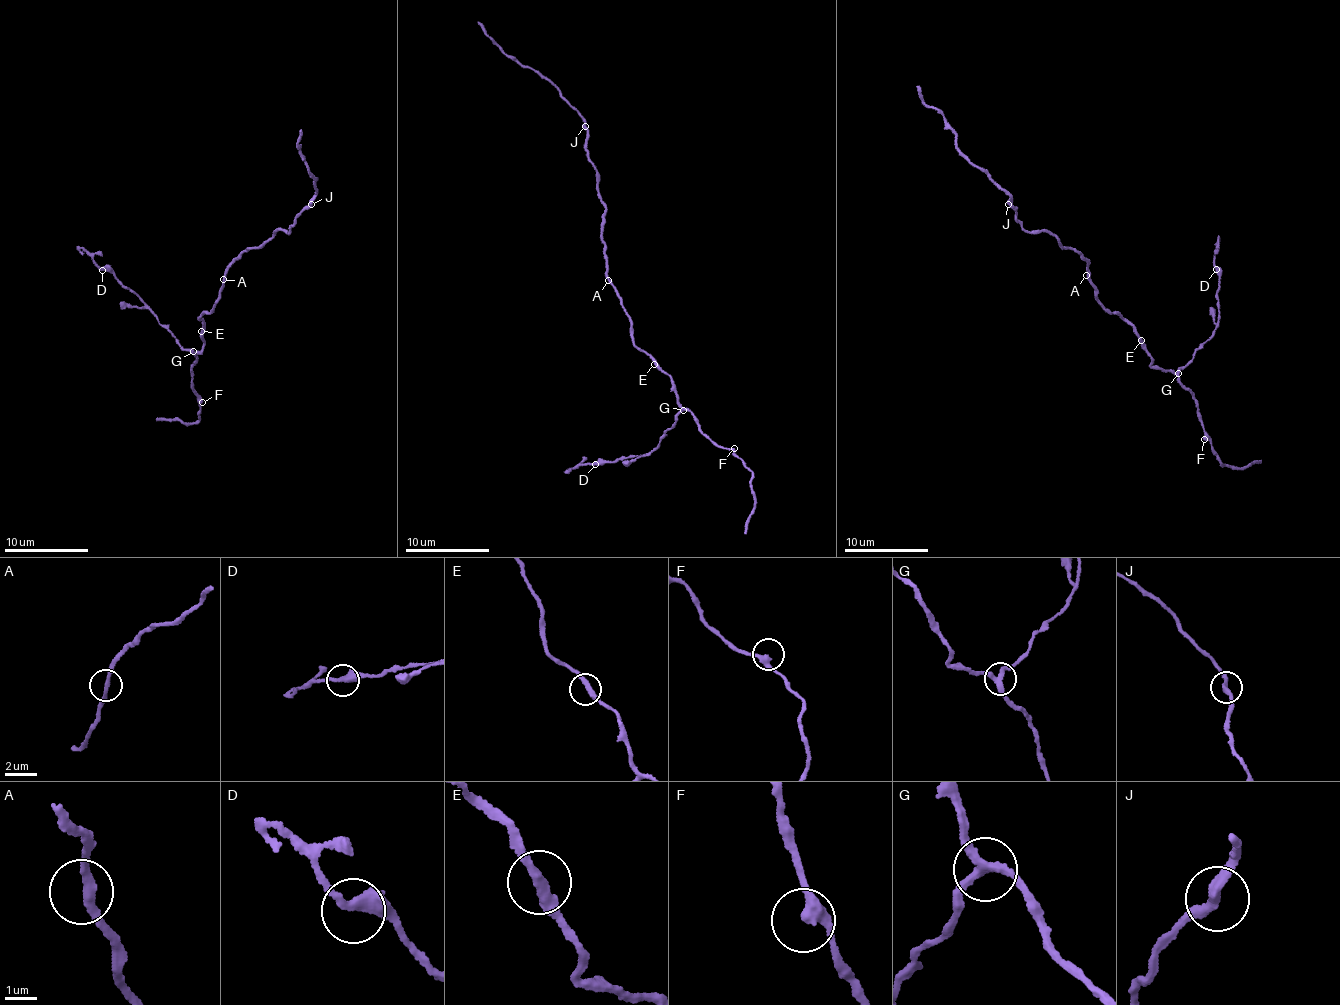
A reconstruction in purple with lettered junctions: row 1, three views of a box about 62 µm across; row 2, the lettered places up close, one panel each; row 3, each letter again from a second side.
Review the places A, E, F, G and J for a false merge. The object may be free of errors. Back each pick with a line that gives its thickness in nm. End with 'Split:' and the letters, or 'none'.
G: Thickness 280 nm
Split: G

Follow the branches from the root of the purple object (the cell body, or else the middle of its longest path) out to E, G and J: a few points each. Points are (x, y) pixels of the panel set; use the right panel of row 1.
E: (1089, 275), (1096, 302), (1134, 328), (1141, 340)
G: (1089, 275), (1096, 302), (1134, 328), (1140, 344), (1150, 357), (1151, 366), (1171, 368), (1177, 373)
J: (1089, 275), (1087, 260), (1072, 249), (1065, 249), (1051, 234), (1030, 233), (1008, 204)

